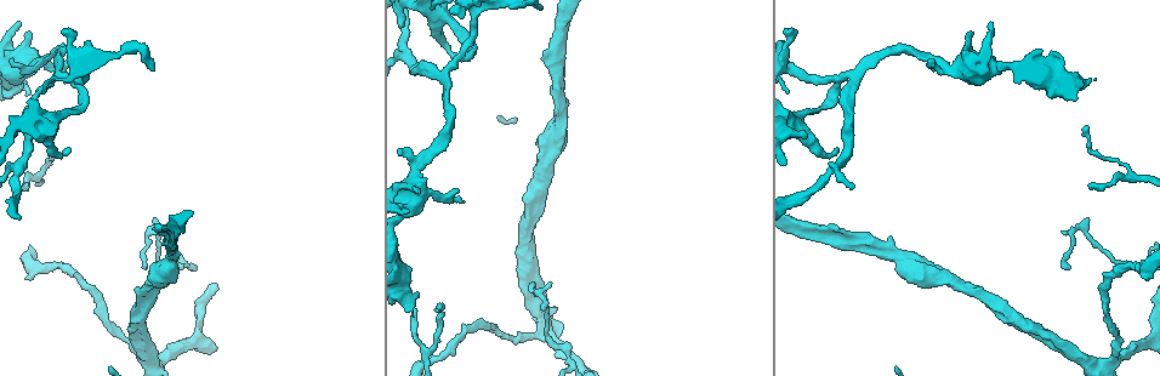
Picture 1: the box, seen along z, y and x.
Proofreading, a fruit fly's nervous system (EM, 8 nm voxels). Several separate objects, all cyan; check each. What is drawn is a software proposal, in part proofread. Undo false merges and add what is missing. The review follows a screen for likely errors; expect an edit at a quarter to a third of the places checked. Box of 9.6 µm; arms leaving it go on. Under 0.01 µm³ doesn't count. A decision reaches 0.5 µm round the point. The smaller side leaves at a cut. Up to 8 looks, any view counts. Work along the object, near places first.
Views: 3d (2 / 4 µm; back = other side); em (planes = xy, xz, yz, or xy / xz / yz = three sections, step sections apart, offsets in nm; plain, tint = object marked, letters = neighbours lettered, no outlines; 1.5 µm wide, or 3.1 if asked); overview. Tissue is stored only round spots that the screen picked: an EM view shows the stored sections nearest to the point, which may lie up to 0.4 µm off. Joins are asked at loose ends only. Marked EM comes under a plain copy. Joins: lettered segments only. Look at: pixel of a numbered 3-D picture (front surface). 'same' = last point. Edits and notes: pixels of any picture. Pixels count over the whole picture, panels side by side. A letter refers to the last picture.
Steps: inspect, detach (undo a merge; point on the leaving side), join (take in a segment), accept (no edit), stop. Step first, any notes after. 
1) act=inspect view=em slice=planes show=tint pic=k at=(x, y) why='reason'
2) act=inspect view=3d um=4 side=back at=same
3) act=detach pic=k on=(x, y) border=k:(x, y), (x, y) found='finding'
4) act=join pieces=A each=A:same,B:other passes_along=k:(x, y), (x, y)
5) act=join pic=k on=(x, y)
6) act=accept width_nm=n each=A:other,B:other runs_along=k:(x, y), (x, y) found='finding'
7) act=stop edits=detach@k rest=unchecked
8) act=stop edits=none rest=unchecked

act=inspect view=em slice=planes show=letters pic=1 at=(463, 200) why='an open end'

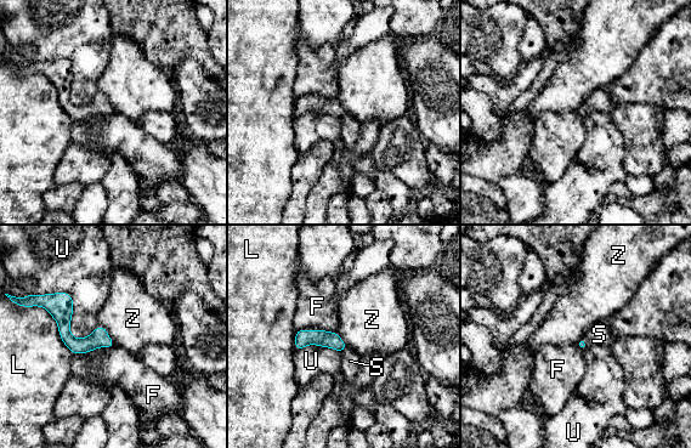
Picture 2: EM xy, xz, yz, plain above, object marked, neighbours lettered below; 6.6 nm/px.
act=join pieces=S each=F:other,L:other,S:same,U:other,Z:other passes_along=2:(326, 339), (344, 349), (350, 361) found='it goes on there'

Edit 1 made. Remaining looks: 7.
act=inspect view=overview

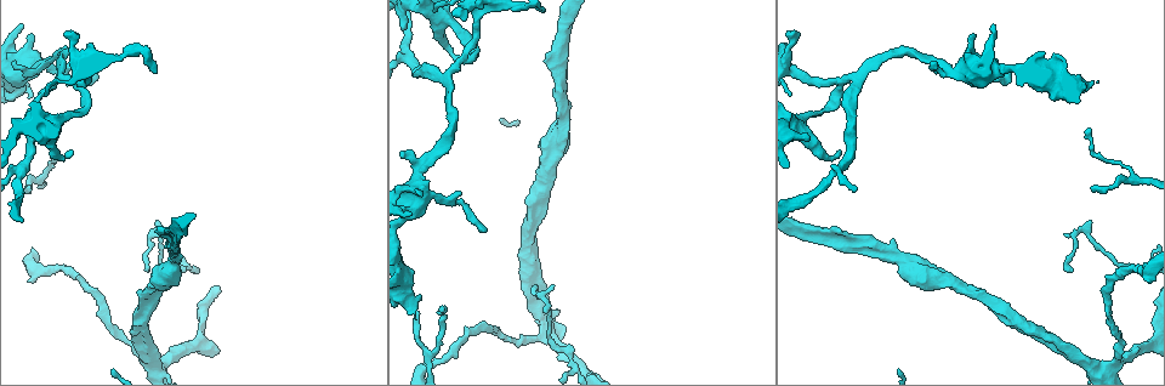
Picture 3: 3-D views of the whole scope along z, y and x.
act=inspect view=3d um=2 pic=3 at=(1089, 131) why='thin end'

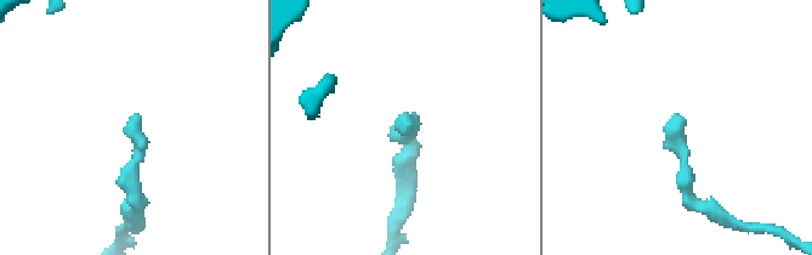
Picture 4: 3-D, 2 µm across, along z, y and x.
act=inspect view=em slice=planes show=letters pic=4 at=(412, 128)

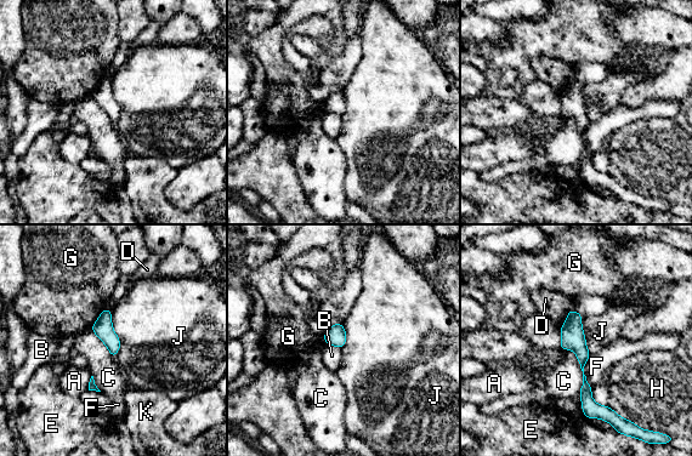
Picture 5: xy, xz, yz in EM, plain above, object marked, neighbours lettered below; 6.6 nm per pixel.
act=accept width_nm=130 each=A:other,B:other,C:other,D:other,E:other,F:other,G:other,H:other,J:other,K:other found='none of them fits'

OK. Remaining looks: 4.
act=inspect view=3d um=2 pic=3 at=(409, 54) why='a fork'

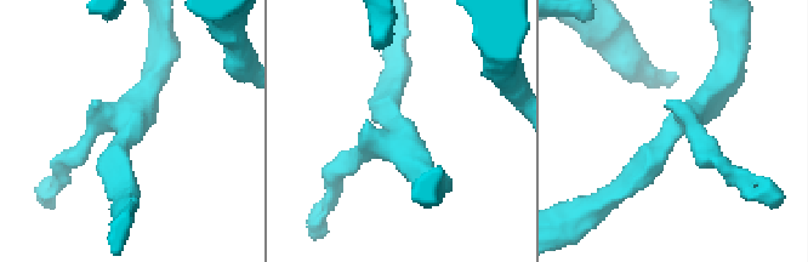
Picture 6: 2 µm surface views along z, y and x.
act=inspect view=em slice=planes show=letters pic=6 at=(682, 121)

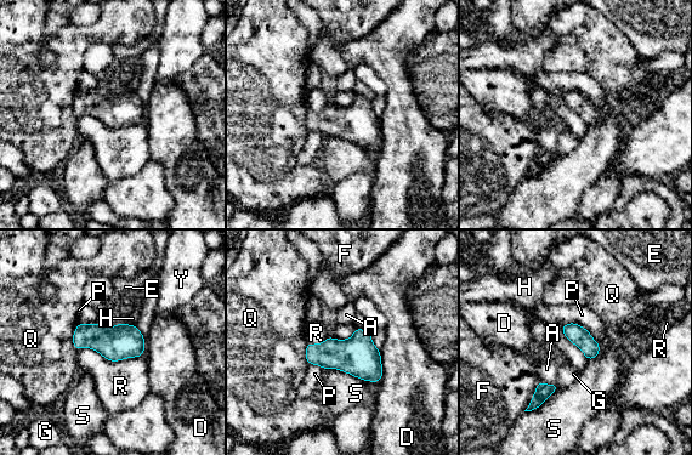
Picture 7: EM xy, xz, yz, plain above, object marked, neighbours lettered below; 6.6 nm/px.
act=accept longest_contact=R:440nm each=A:other,D:other,E:other,F:other,G:other,H:other,P:other,Q:other,R:other,S:other,Y:other found='continuous, no second neuron'

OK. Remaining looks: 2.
act=stop edits=join@2 rest=unchecked

